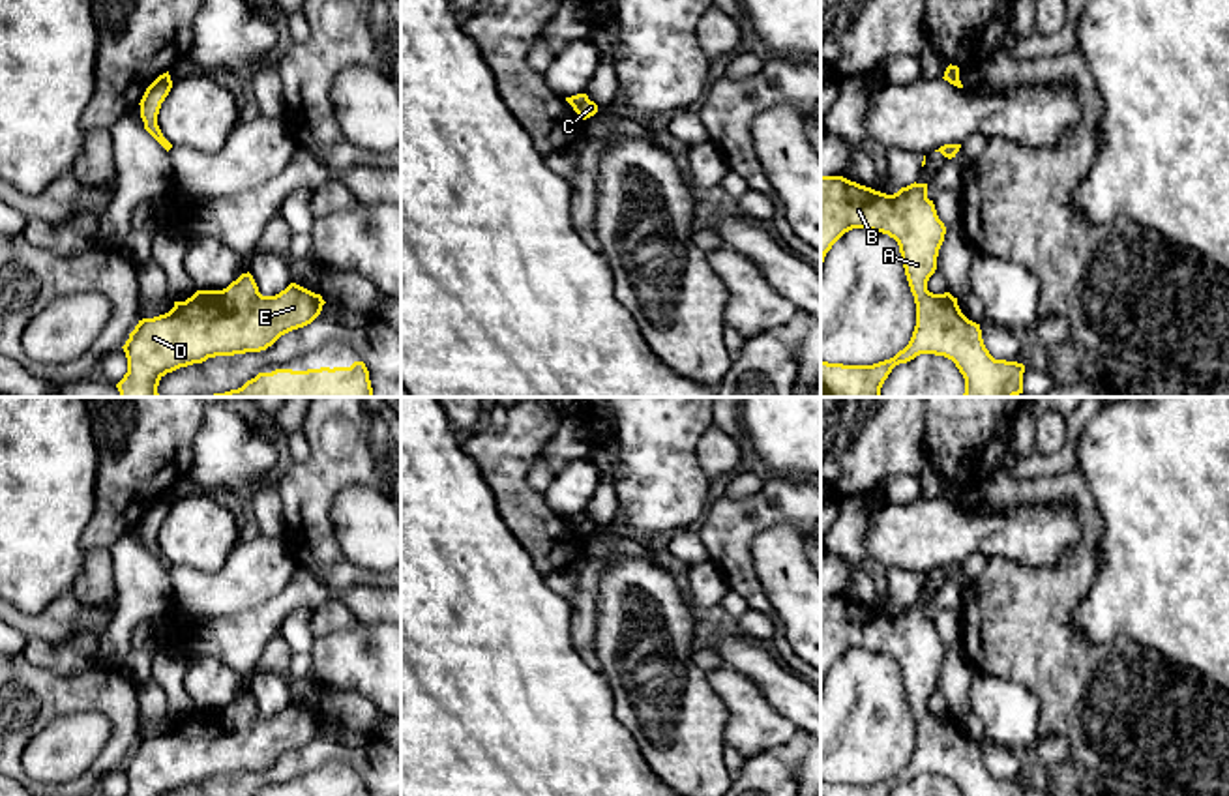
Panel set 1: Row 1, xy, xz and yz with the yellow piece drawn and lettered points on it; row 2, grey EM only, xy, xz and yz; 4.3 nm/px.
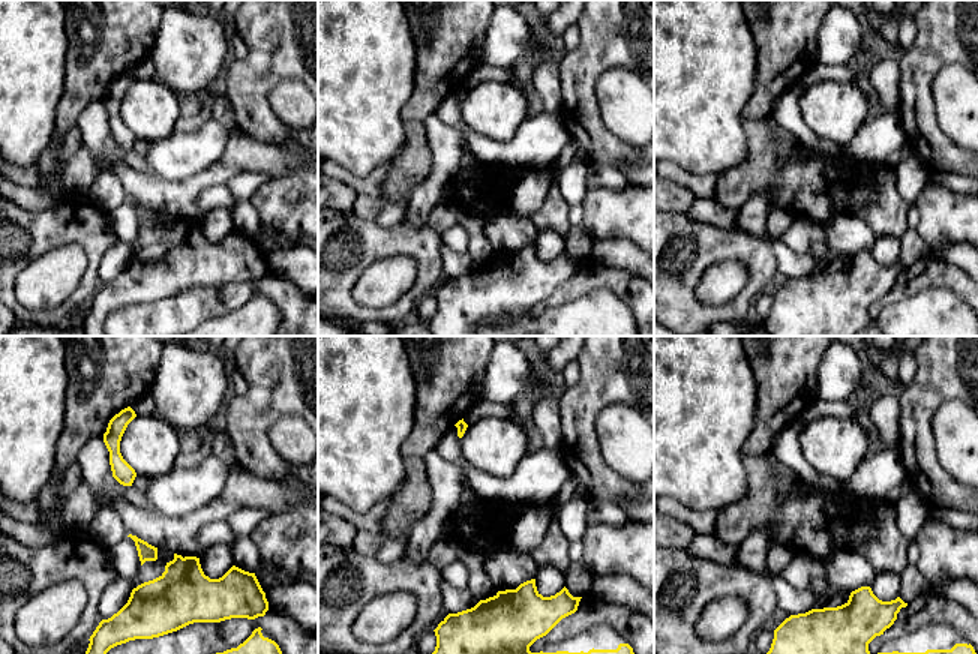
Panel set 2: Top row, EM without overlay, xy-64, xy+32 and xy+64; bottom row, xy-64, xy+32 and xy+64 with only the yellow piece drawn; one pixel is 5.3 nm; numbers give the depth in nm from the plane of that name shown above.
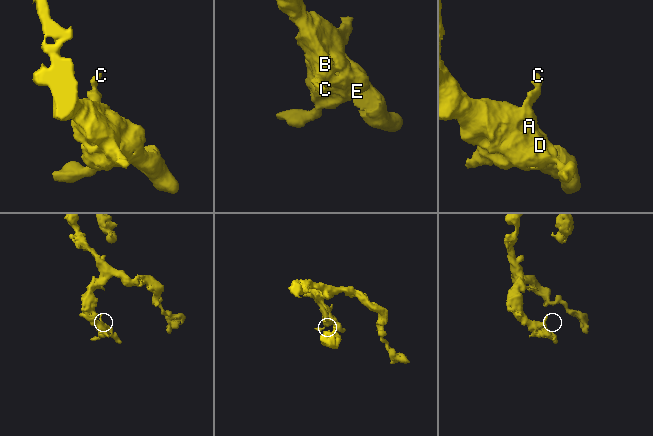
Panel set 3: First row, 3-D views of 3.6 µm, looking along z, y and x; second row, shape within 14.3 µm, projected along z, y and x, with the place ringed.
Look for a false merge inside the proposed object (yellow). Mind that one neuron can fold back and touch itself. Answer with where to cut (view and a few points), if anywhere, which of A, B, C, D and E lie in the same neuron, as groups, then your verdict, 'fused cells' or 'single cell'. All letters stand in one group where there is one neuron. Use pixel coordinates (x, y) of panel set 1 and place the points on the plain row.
no cut | A B C D E | single cell

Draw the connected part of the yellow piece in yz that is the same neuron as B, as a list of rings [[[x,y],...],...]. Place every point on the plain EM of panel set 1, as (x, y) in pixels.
[[[821,596],[821,687],[832,665],[852,648],[882,652],[897,661],[916,723],[916,745],[909,764],[894,777],[873,785],[821,779],[821,796],[888,796],[896,785],[920,774],[952,779],[963,796],[1023,796],[1023,783],[989,774],[980,744],[961,732],[957,717],[927,710],[946,654],[927,618],[927,603],[914,601],[886,614],[843,596]]]

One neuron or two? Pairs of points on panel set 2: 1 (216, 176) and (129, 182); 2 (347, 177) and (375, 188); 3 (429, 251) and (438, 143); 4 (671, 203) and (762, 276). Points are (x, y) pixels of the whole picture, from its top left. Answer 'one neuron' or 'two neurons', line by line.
1: one neuron
2: one neuron
3: two neurons
4: two neurons

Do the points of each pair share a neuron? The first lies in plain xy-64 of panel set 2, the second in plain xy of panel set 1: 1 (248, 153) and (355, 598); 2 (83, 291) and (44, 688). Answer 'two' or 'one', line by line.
1: one
2: one

